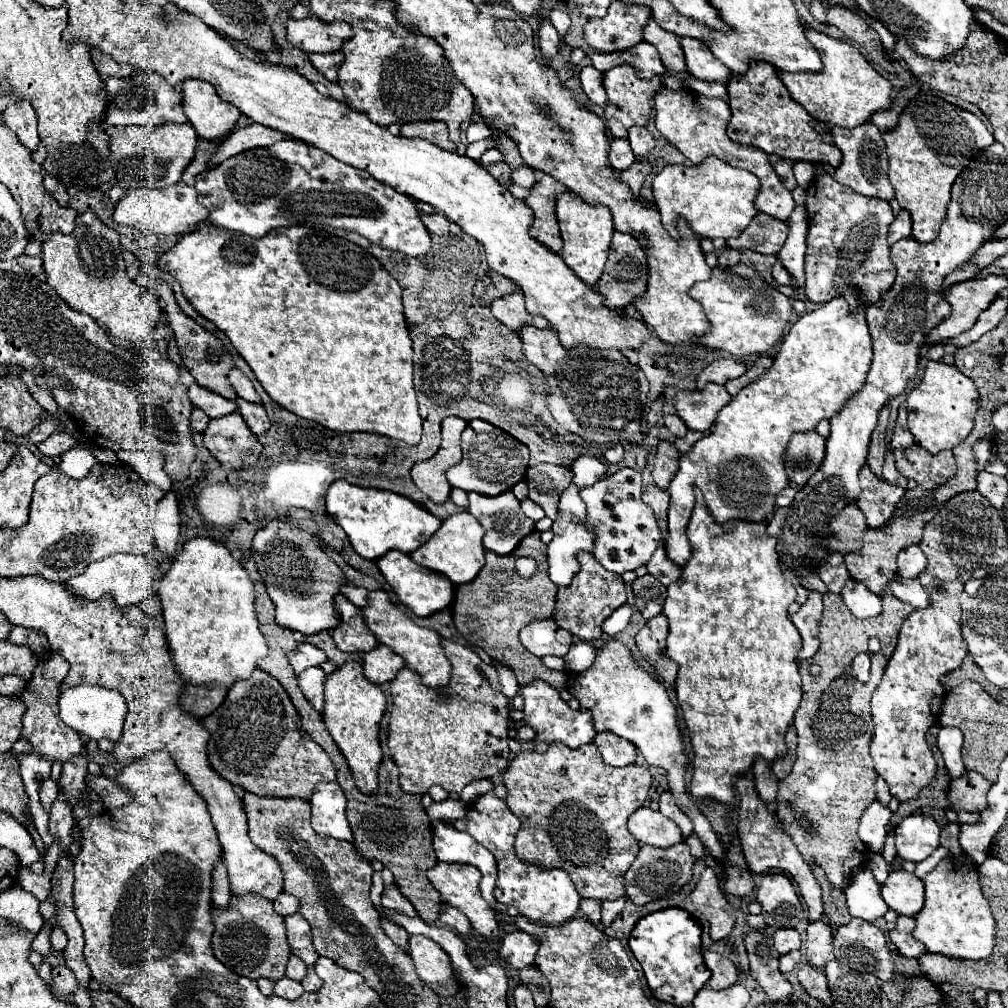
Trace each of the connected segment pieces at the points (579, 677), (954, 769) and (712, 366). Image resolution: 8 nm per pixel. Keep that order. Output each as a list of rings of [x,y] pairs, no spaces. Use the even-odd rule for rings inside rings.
[[[619,641],[605,643],[605,647],[597,653],[595,663],[587,671],[569,673],[567,677],[569,677],[569,691],[579,699],[581,707],[593,711],[593,723],[597,731],[613,731],[615,735],[629,739],[635,747],[643,751],[643,757],[649,765],[655,765],[667,771],[667,779],[669,779],[675,803],[687,813],[687,817],[695,825],[695,833],[691,833],[685,839],[685,843],[691,847],[691,855],[703,857],[703,847],[705,847],[719,863],[723,863],[725,849],[717,841],[717,835],[713,833],[707,817],[701,813],[701,809],[687,795],[687,789],[685,789],[687,757],[685,757],[683,739],[677,727],[677,713],[675,713],[673,703],[667,697],[665,685],[653,679],[651,675],[647,675],[641,667],[637,667],[635,661],[631,659],[629,649],[625,649]]]
[[[941,727],[939,737],[937,737],[937,745],[939,745],[941,753],[943,753],[943,761],[945,761],[945,769],[947,769],[949,777],[959,779],[961,773],[965,771],[963,761],[961,761],[961,745],[963,745],[961,731]]]
[[[715,359],[713,363],[709,363],[699,375],[697,375],[697,389],[703,389],[709,381],[713,383],[727,383],[729,379],[737,379],[745,373],[747,365],[745,363],[739,363],[739,361],[733,361],[733,359]]]

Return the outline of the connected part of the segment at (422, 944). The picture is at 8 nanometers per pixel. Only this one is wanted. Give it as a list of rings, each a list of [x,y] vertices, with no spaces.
[[[409,935],[409,949],[419,979],[429,985],[437,995],[449,997],[459,991],[447,953],[423,935]]]

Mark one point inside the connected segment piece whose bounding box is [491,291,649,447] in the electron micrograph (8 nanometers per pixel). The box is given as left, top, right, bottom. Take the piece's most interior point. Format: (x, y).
(580, 380)

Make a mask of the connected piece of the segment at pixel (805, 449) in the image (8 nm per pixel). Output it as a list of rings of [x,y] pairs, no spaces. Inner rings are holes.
[[[817,431],[795,433],[785,455],[785,469],[793,483],[803,487],[825,457],[825,439]]]

